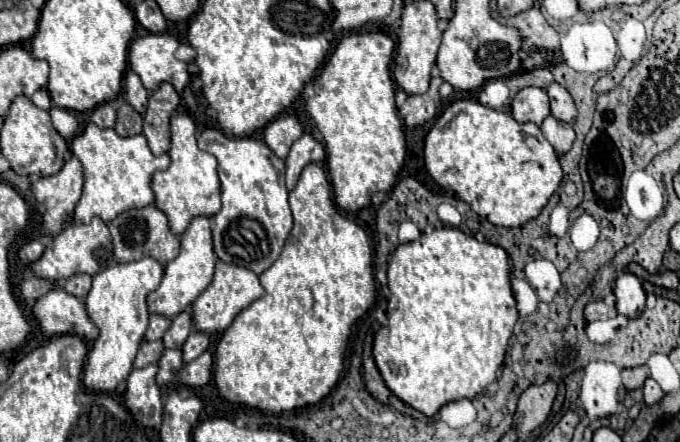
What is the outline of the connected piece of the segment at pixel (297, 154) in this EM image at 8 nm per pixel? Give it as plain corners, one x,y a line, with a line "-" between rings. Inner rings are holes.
303,135
299,137
291,151
289,151
289,157
285,159
287,163
287,173
285,173
285,183
287,183
287,189
293,189
303,167
313,163
313,161
323,161
325,159
325,147
323,143
319,143
313,135

